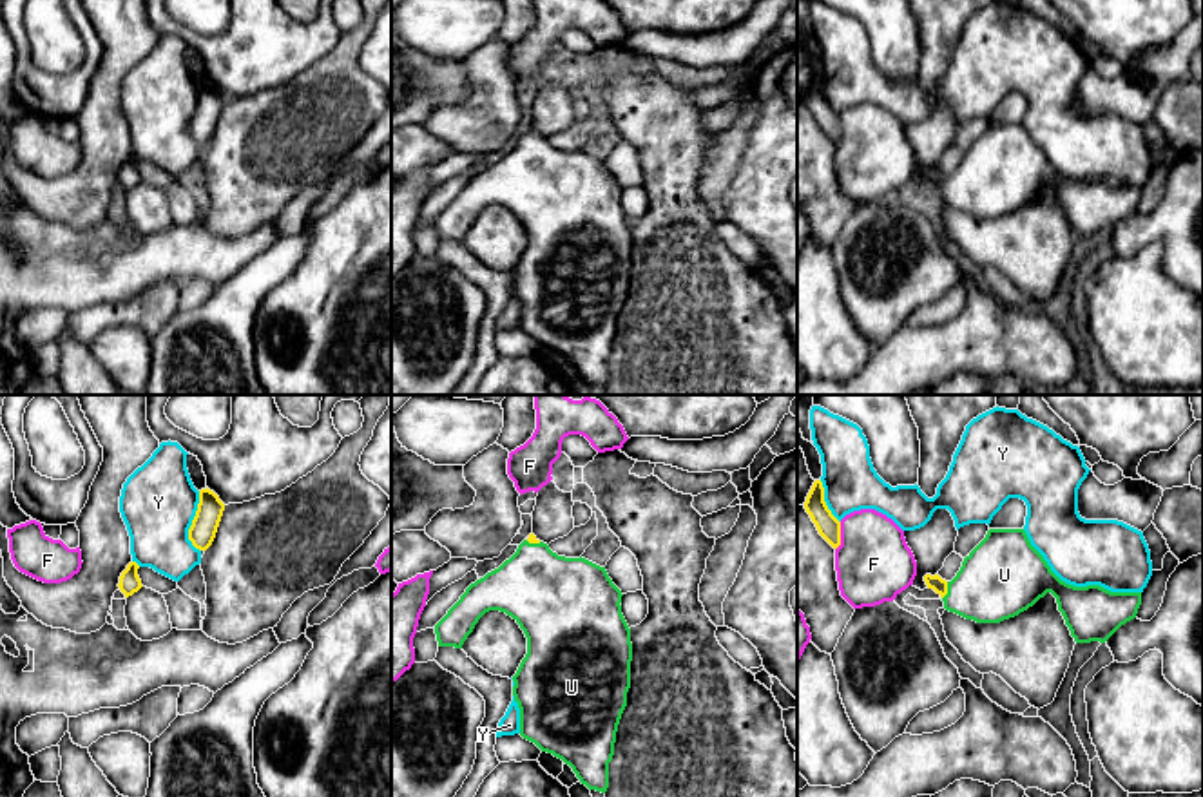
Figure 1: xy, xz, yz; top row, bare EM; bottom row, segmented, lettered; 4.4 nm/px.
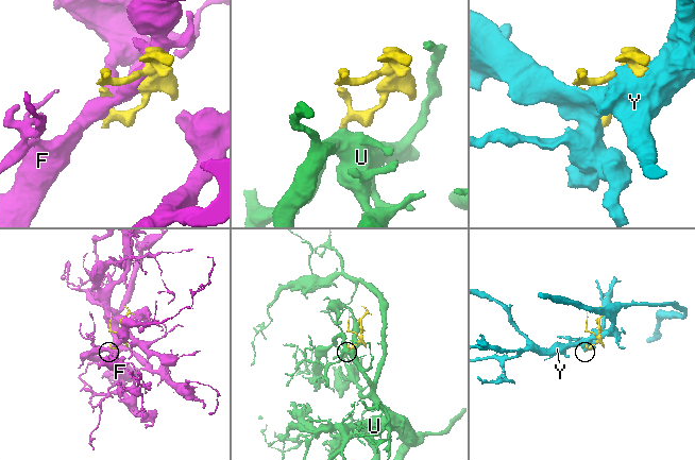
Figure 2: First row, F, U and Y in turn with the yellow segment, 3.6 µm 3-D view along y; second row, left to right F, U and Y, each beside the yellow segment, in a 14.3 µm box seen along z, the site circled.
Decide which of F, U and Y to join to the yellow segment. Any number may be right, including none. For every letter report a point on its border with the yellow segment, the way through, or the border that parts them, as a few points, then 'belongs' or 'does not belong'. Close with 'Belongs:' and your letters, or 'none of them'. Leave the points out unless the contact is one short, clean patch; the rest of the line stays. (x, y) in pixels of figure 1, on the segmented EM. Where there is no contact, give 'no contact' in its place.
F: contact yz (839, 537); does not belong
U: contact yz (946, 591); way yz (937, 584), (946, 591), (982, 591), (1000, 578); belongs
Y: contact xy (192, 522); does not belong
Belongs: U

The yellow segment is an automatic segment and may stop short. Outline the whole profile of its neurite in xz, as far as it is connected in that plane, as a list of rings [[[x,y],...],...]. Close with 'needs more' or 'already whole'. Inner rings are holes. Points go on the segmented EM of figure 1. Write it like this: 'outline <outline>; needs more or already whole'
outline [[[533,533],[498,569],[471,583],[435,625],[438,647],[462,648],[489,610],[511,616],[527,638],[527,654],[513,676],[520,735],[573,768],[582,784],[605,793],[616,732],[630,688],[632,643],[621,614],[621,591],[605,567],[558,556]]]; needs more

